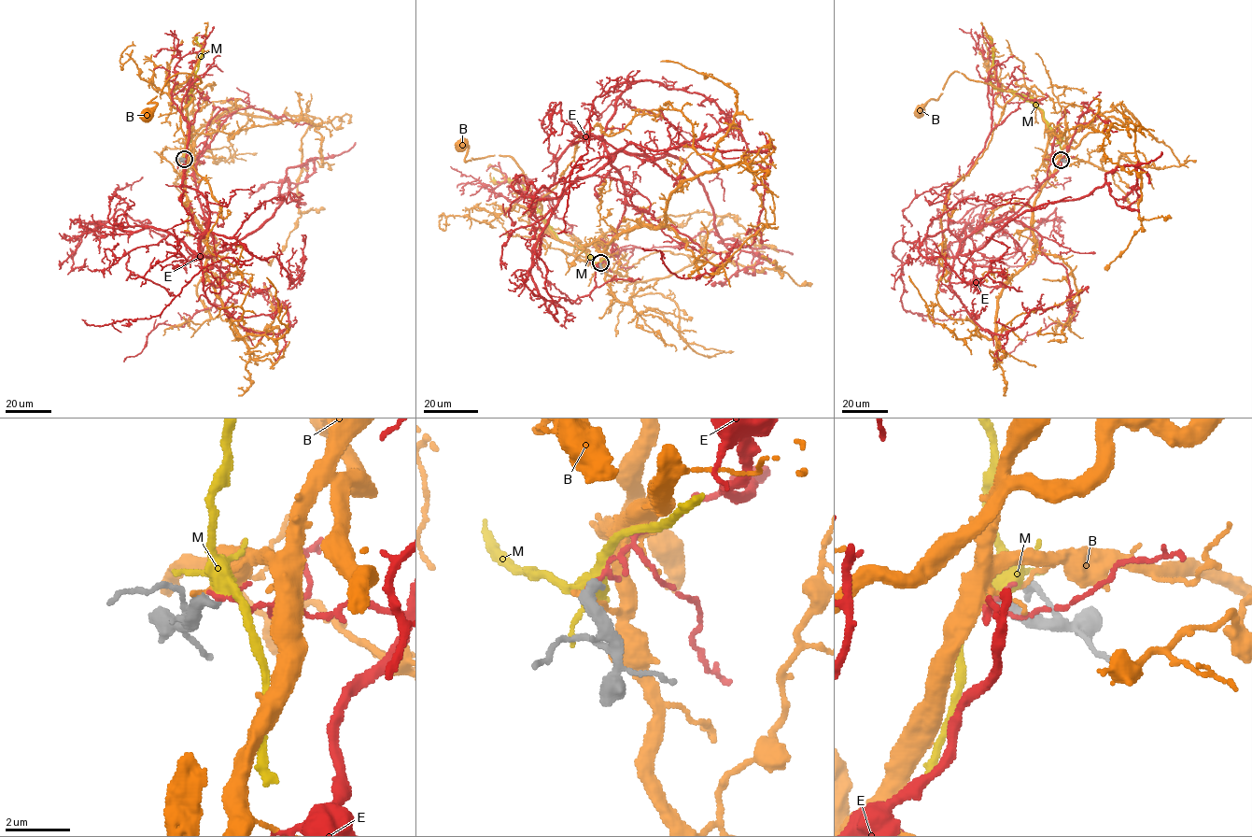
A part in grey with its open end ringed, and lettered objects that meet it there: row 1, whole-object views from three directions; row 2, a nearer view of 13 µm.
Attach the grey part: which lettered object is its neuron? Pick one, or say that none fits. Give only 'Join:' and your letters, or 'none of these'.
Join: none of these

